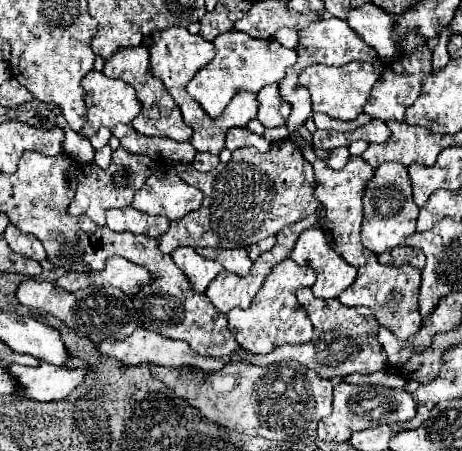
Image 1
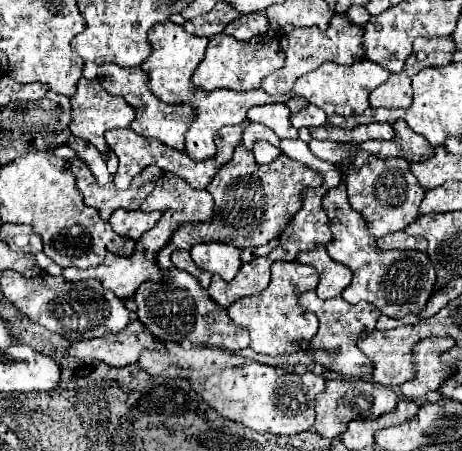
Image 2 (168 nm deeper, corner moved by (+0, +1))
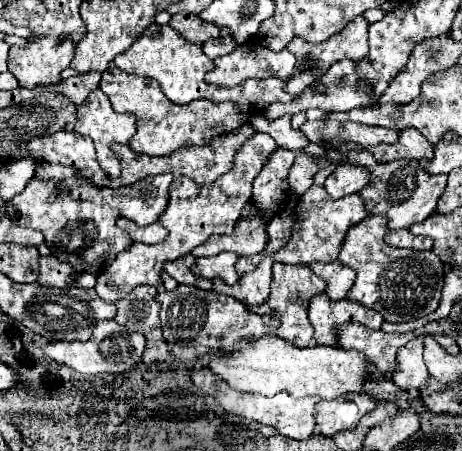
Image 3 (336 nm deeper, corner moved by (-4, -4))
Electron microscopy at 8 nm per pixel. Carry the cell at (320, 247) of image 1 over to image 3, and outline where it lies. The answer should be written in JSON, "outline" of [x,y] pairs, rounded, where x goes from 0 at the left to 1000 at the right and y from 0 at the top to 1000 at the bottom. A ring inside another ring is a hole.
{"outline":[[[675,581],[667,585],[684,612],[701,616],[710,625],[710,639],[706,639],[706,652],[714,656],[714,665],[740,665],[749,661],[753,643],[762,639],[766,630],[766,599],[758,590],[745,590],[740,581],[714,581],[714,585],[697,585],[697,581]]]}

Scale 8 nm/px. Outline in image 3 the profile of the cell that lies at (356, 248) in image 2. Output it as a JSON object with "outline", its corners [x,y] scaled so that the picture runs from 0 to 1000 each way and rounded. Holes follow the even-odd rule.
{"outline":[[[805,479],[762,501],[749,519],[732,576],[771,603],[771,625],[753,647],[758,665],[818,687],[840,714],[887,714],[948,683],[961,634],[961,594],[935,554],[900,559],[840,545],[831,537],[840,514],[835,492],[840,488],[827,479]]]}

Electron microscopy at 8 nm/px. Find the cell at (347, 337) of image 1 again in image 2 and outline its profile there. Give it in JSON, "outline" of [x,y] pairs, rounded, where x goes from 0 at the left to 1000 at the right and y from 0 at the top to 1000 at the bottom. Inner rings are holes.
{"outline":[[[684,645],[654,650],[645,672],[649,672],[649,681],[675,690],[688,703],[688,712],[693,712],[688,738],[671,756],[675,774],[667,774],[667,783],[658,783],[658,787],[667,787],[684,805],[693,805],[706,823],[727,823],[740,836],[758,836],[758,840],[775,836],[779,840],[779,836],[792,836],[792,831],[805,827],[805,809],[788,805],[788,787],[771,769],[771,756],[788,738],[805,738],[810,734],[810,716],[823,703],[823,685],[814,685],[801,672],[758,676],[740,659],[719,659],[710,667],[697,667],[697,663],[688,663]]]}

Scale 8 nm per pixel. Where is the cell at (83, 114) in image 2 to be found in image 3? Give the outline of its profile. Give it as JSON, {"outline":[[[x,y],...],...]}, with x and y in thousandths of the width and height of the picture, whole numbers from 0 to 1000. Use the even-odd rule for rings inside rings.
{"outline":[[[203,200],[190,208],[190,217],[169,235],[169,257],[165,257],[165,284],[169,297],[182,297],[190,306],[199,306],[203,324],[208,324],[208,341],[212,341],[212,364],[216,373],[229,381],[234,395],[255,395],[260,390],[260,364],[251,355],[251,341],[242,337],[242,319],[260,315],[260,319],[277,319],[277,310],[290,302],[294,293],[294,262],[286,262],[286,253],[255,253],[242,244],[234,217],[221,208],[221,200]]]}

